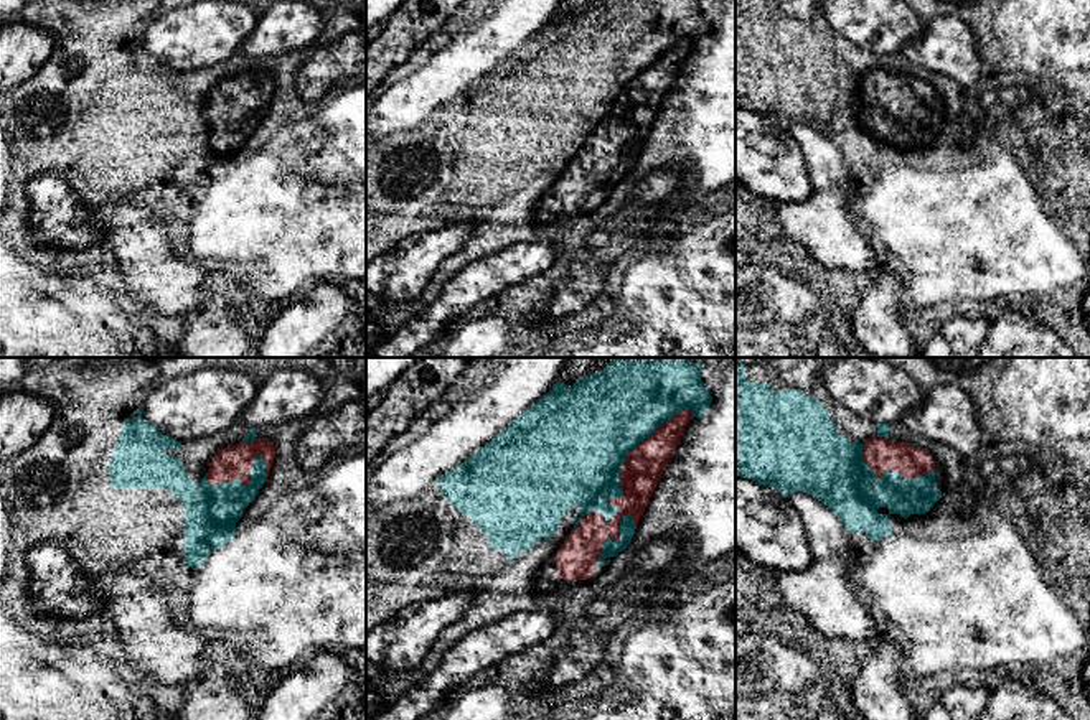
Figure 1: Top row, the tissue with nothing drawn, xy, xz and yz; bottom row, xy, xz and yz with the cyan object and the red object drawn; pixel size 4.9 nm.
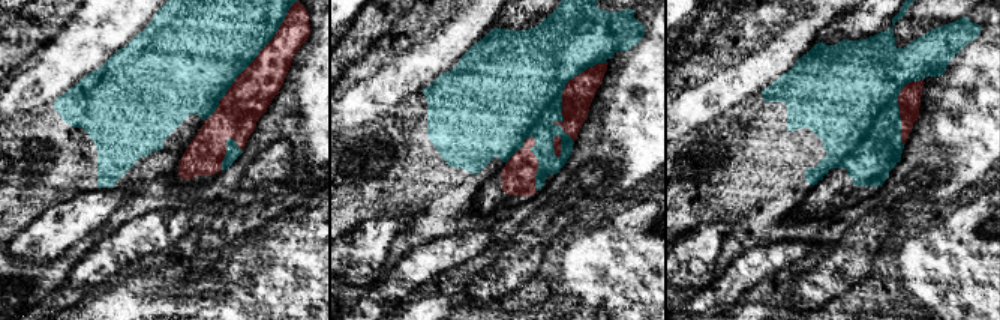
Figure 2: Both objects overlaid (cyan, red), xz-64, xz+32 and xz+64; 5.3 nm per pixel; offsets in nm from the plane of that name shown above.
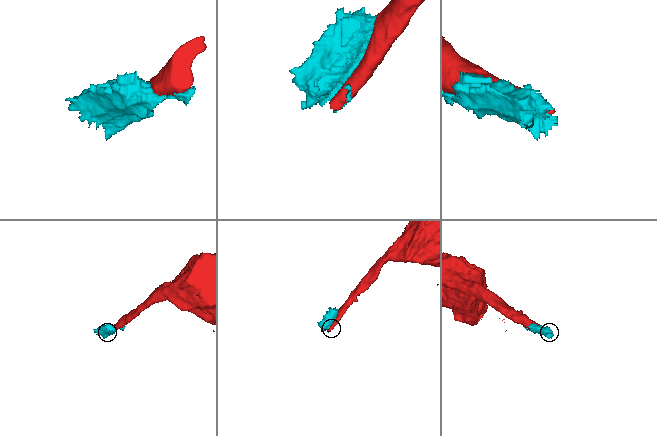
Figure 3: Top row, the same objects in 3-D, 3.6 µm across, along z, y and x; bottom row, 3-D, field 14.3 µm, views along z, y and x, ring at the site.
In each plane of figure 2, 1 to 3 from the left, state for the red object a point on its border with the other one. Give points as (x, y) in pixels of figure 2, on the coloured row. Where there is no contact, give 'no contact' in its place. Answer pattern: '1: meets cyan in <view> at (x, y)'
1: meets cyan in xz-64 at (252, 60)
2: meets cyan in xz+32 at (561, 93)
3: meets cyan in xz+64 at (898, 107)

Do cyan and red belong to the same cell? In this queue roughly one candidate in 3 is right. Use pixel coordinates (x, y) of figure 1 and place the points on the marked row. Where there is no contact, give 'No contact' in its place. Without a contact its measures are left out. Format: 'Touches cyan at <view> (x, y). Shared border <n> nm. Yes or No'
Touches cyan at xz (617, 480). Shared border 800 nm. Yes

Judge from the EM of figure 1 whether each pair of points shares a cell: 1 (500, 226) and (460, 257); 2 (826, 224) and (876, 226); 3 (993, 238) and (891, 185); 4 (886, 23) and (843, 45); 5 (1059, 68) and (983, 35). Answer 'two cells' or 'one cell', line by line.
1: one cell
2: two cells
3: one cell
4: two cells
5: two cells

